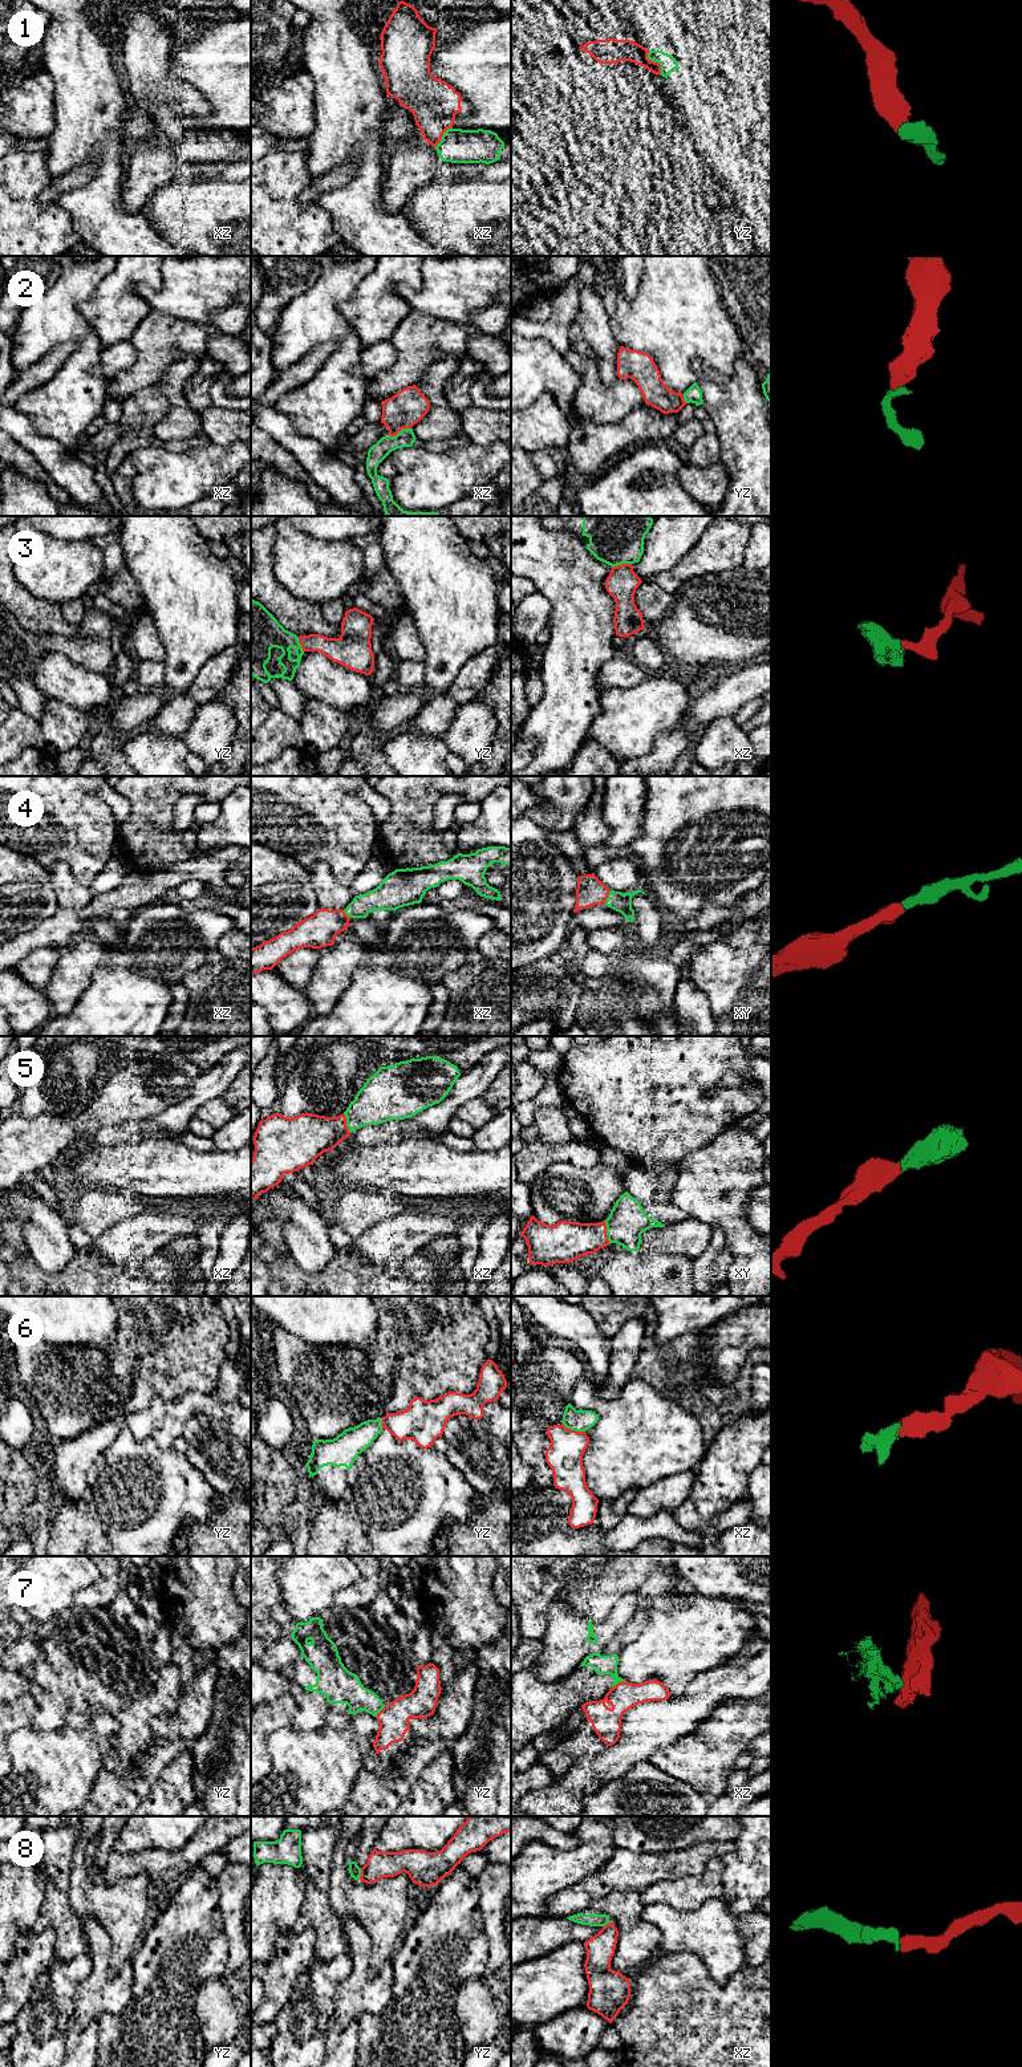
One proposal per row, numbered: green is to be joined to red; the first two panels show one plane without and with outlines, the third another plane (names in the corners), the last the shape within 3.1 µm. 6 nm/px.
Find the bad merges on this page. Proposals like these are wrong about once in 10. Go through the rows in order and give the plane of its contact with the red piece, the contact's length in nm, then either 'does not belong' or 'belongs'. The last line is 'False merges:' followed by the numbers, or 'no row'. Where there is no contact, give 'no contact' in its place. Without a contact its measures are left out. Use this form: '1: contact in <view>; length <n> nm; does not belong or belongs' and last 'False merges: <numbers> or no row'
1: contact in yz; length 170 nm; belongs
2: contact in xz; length 150 nm; belongs
3: contact in xz; length 120 nm; belongs
4: contact in xy; length 90 nm; belongs
5: contact in xy; length 140 nm; belongs
6: contact in xz; length 140 nm; belongs
7: contact in xz; length 90 nm; does not belong
8: contact in yz; length 70 nm; belongs
False merges: 7

